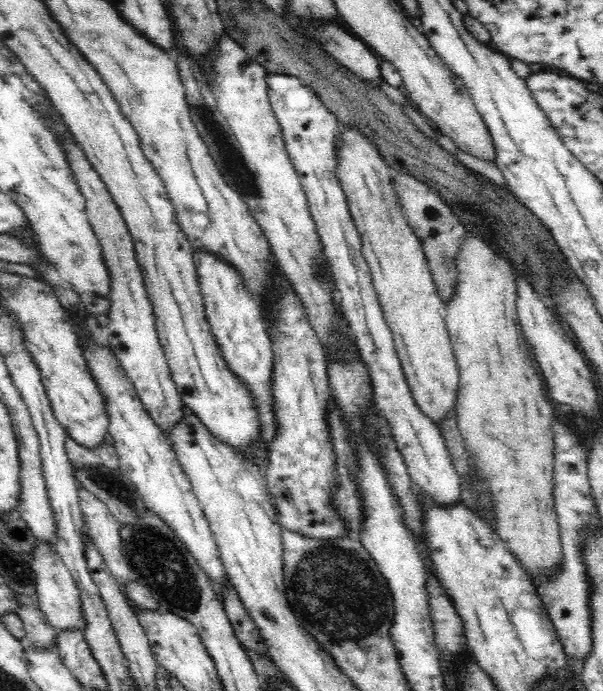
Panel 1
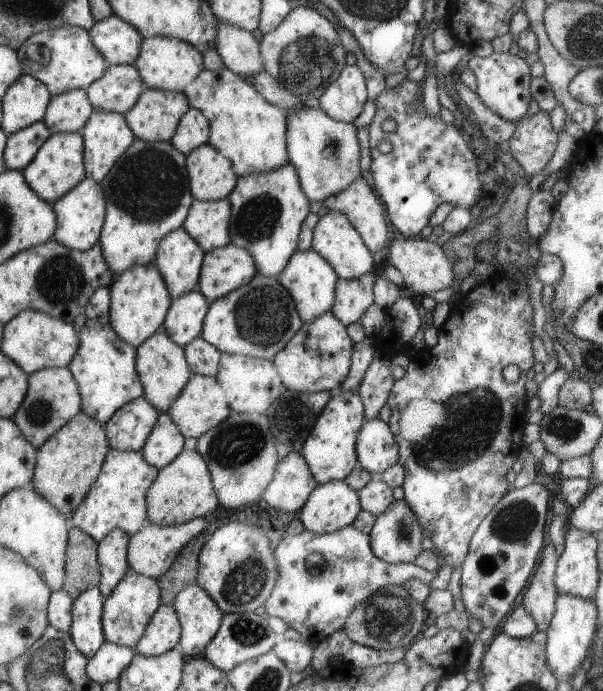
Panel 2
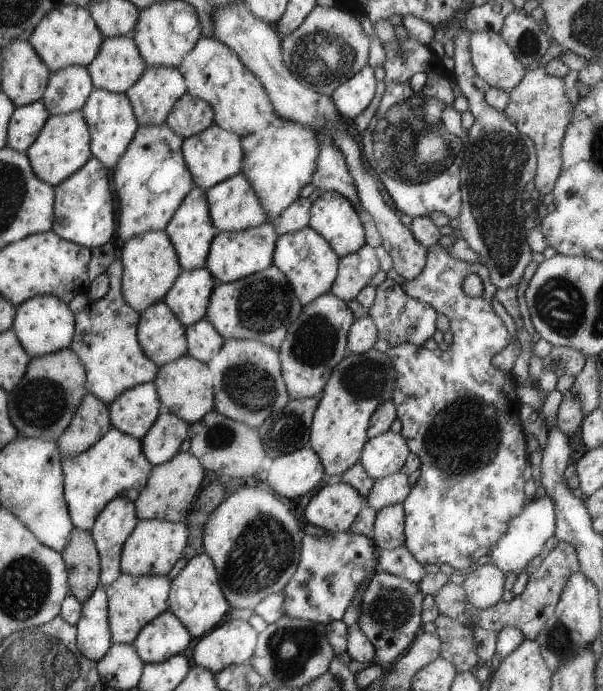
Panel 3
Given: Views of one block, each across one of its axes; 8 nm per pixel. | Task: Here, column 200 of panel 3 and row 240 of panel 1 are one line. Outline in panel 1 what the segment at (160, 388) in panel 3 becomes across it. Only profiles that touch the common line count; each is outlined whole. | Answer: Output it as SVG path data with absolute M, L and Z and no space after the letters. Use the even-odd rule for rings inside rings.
M346 126L341 140L343 140L343 147L341 148L341 161L337 164L338 178L342 190L346 193L354 225L362 238L362 253L370 268L371 279L387 326L393 335L394 348L400 366L404 371L406 383L408 383L416 405L420 407L422 414L428 415L428 418L432 419L432 423L436 423L436 427L440 429L440 425L447 415L455 410L460 376L454 349L445 326L442 299L438 297L436 285L428 271L420 239L412 233L408 221L405 220L403 212L401 212L398 195L395 194L392 183L390 183L393 172L384 163L378 149L360 133L360 129Z

